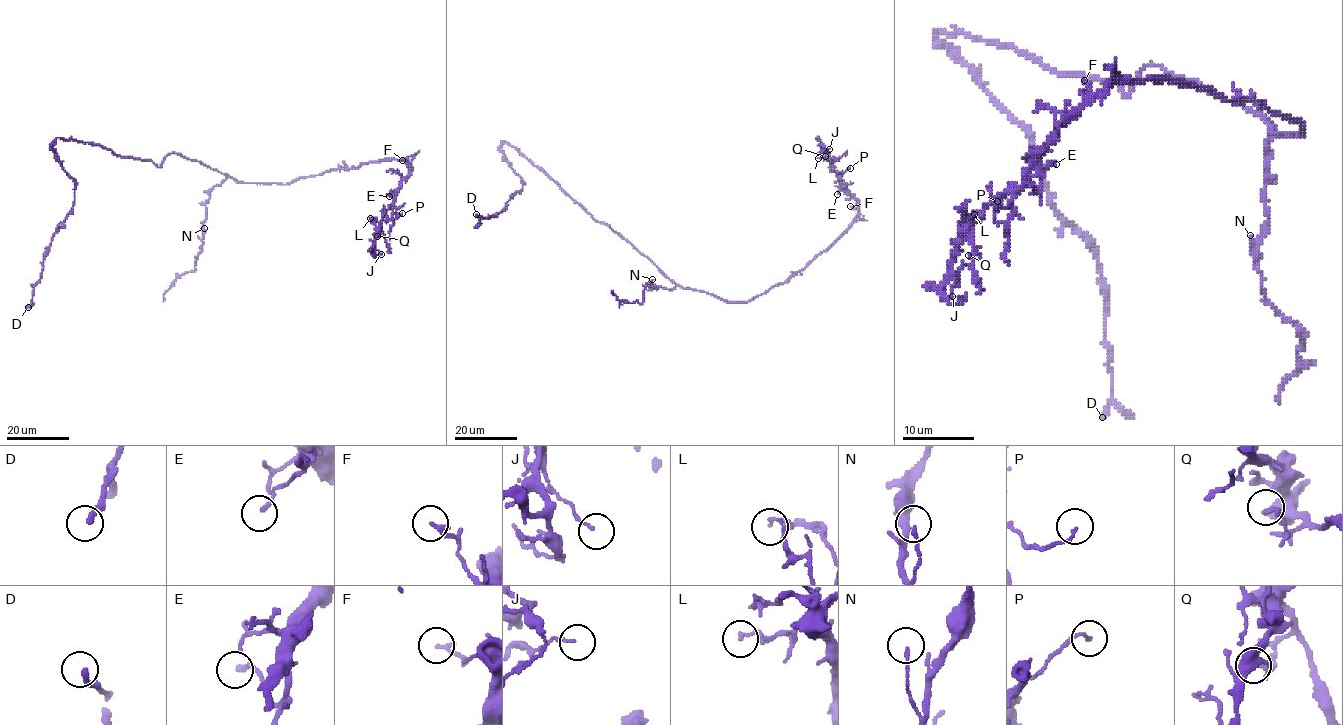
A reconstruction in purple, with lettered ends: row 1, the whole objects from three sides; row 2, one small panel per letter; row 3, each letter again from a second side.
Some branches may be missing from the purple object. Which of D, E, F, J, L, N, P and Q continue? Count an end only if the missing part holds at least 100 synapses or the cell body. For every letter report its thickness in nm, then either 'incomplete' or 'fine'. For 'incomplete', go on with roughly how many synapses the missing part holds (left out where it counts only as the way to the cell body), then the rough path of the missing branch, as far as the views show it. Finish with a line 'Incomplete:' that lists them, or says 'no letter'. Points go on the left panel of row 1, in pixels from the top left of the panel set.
D: calibre 260 nm; fine
E: calibre 160 nm; fine
F: calibre 150 nm; fine
J: calibre 100 nm; fine
L: calibre 130 nm; fine
N: calibre 120 nm; fine
P: calibre 100 nm; fine
Q: calibre 150 nm; fine
Incomplete: no letter

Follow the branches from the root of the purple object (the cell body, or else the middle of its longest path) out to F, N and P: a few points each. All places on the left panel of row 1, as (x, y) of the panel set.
F: (197, 160), (238, 182), (290, 184), (302, 177), (384, 160), (405, 160), (409, 167), (402, 160)
N: (197, 160), (228, 176), (210, 191), (206, 204), (204, 228)
P: (197, 160), (238, 182), (290, 184), (336, 169), (405, 160), (409, 174), (393, 206), (396, 215), (402, 213)

